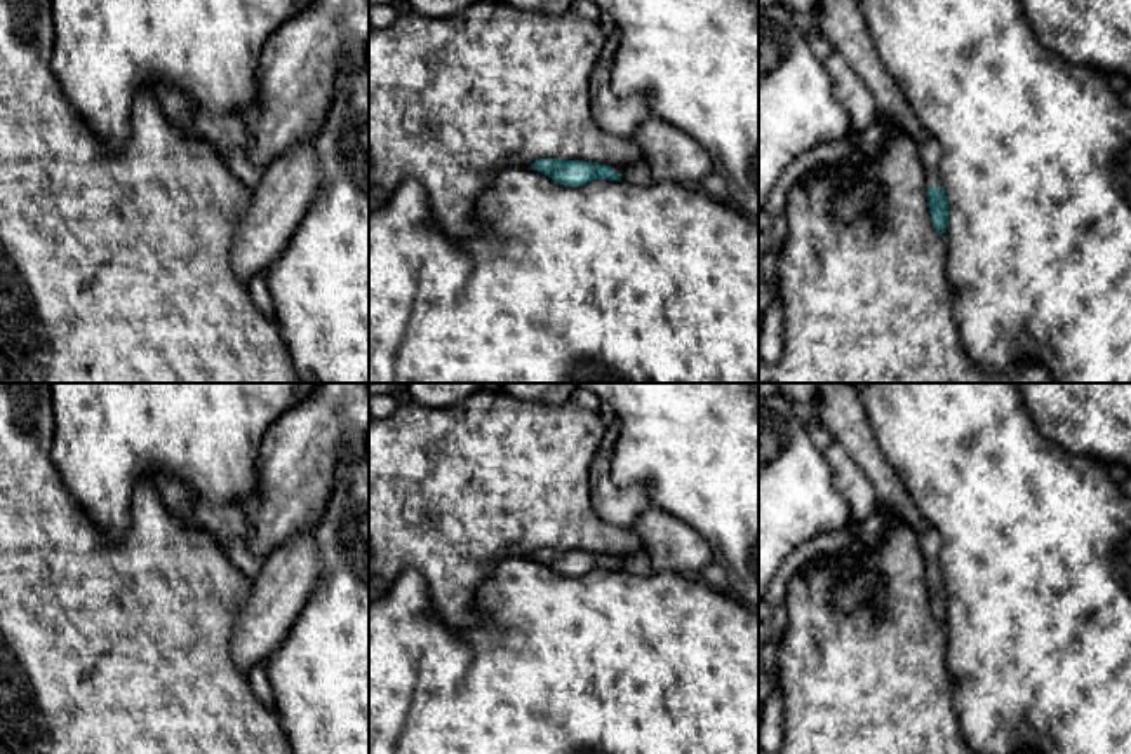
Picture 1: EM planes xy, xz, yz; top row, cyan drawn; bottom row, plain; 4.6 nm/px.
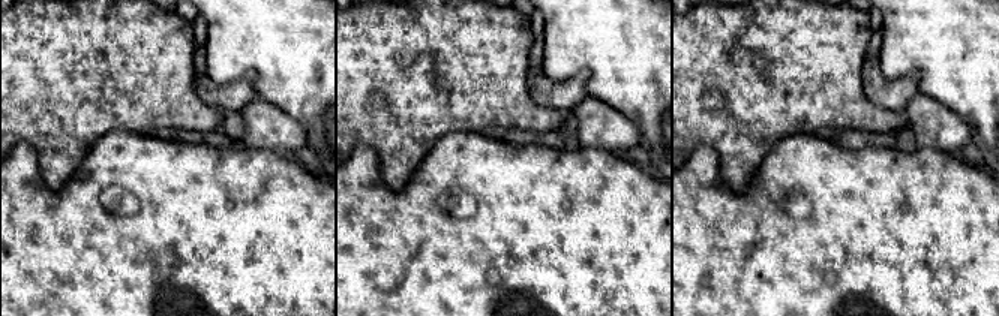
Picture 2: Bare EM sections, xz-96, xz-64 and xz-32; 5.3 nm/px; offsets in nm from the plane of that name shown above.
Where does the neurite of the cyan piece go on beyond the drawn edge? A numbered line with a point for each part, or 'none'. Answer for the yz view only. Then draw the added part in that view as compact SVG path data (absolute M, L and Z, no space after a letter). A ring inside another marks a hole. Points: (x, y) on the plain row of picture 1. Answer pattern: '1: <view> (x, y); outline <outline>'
1: yz (837, 404); outline M818 383L818 399L813 406L833 441L870 479L879 508L907 522L917 535L926 576L943 576L941 535L920 514L896 468L884 456L854 387L851 383Z

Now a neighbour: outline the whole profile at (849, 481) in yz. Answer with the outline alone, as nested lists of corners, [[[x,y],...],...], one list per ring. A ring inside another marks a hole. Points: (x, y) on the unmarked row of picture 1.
[[[832,442],[823,453],[833,472],[835,491],[851,507],[851,522],[865,521],[873,510],[879,508],[870,479],[837,442]]]

